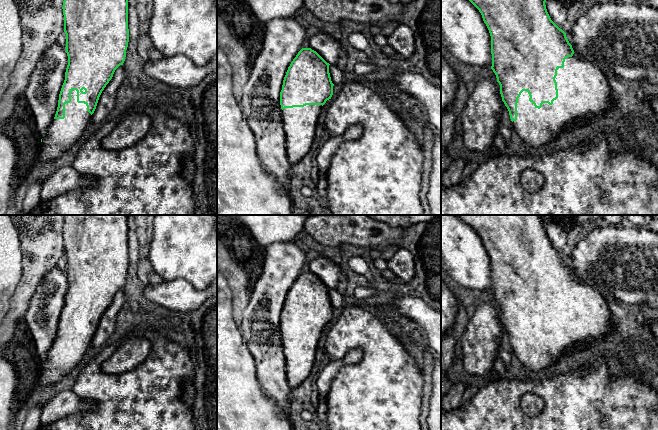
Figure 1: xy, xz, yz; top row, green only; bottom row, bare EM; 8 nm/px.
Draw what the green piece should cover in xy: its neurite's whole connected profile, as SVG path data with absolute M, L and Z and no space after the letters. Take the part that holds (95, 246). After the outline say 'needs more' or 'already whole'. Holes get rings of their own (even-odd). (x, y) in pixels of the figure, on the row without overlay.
M66 215L62 233L68 289L54 344L49 350L47 359L41 363L38 384L42 387L60 382L89 352L91 340L102 315L112 303L115 294L125 285L129 266L128 215Z; needs more

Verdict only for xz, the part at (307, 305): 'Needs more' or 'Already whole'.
Needs more

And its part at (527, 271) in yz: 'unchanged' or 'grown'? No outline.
grown

